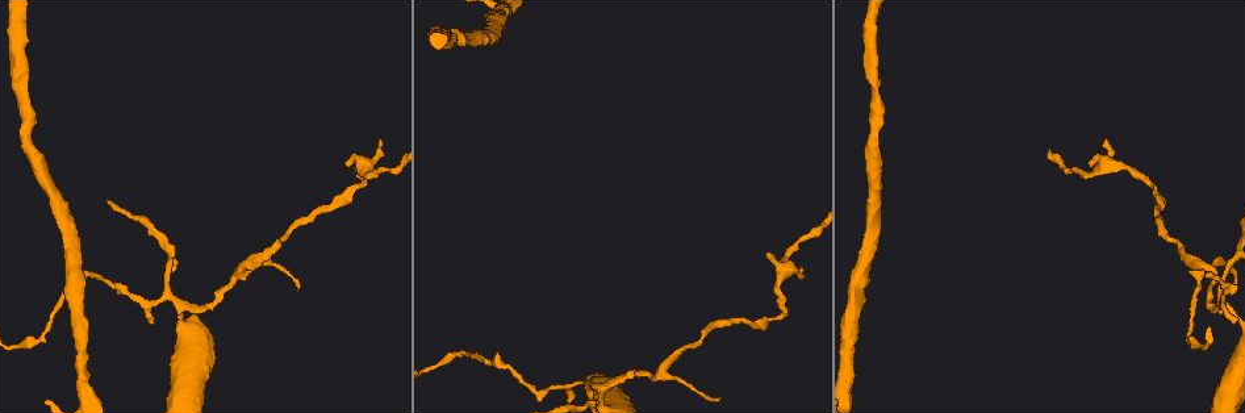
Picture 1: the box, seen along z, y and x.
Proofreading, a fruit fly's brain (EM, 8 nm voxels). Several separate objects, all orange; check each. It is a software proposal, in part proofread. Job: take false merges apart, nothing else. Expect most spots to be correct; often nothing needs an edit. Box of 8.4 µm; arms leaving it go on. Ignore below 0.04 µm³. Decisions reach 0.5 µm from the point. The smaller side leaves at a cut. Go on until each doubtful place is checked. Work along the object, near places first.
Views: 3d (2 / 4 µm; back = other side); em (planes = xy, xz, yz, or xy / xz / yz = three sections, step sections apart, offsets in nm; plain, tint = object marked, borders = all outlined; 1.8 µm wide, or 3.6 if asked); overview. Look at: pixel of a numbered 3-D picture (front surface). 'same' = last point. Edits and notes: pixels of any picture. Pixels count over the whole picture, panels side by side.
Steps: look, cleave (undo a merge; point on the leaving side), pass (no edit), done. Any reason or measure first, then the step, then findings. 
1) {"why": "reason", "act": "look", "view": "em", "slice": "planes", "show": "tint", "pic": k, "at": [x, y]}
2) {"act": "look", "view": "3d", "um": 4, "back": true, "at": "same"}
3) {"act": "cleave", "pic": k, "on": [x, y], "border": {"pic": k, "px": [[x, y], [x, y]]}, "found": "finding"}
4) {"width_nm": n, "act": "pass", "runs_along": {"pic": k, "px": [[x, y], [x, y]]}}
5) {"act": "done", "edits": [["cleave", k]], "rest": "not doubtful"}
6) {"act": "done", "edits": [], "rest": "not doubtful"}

{"why": "thin neck", "act": "look", "view": "3d", "um": 4, "pic": 1, "at": [182, 303]}

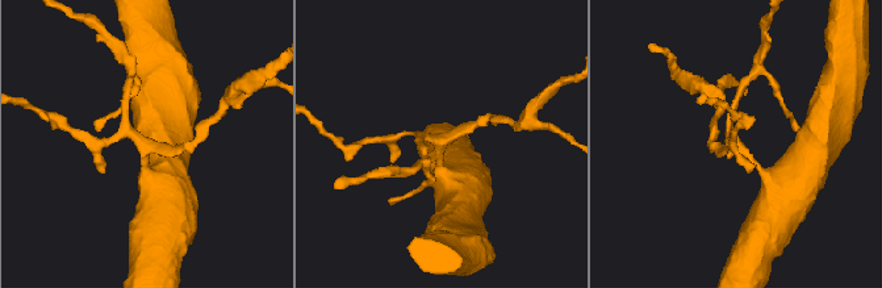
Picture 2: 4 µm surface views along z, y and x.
{"act": "look", "view": "em", "slice": "yz", "step": 4, "show": "tint", "pic": 2, "at": [146, 145]}

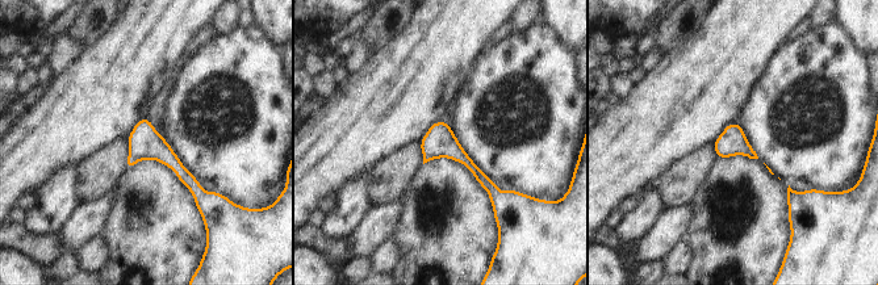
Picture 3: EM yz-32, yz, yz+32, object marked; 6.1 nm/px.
{"why": "cut it another way", "act": "look", "view": "em", "slice": "xy", "step": 16, "show": "tint", "at": "same"}

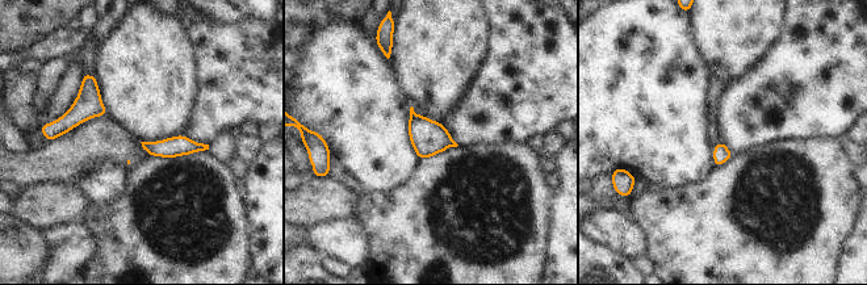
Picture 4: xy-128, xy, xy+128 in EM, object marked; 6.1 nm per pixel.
{"act": "pass", "runs_along": {"pic": 4, "px": [[146, 145], [150, 147], [201, 147]]}, "found": "one neuron here"}

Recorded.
{"why": "narrows sharply", "act": "look", "view": "3d", "um": 2, "pic": 1, "at": [1219, 302]}

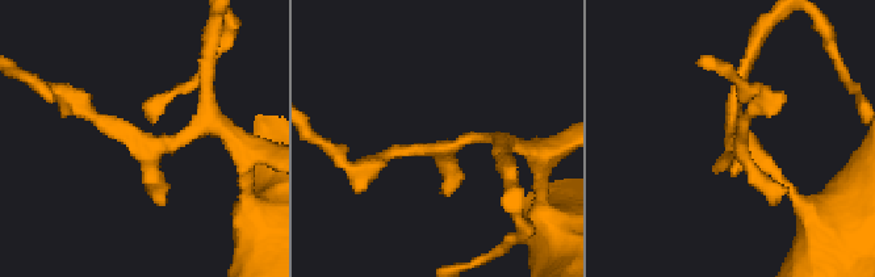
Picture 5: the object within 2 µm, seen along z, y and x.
{"act": "look", "view": "em", "slice": "planes", "show": "tint", "pic": 5, "at": [739, 143]}

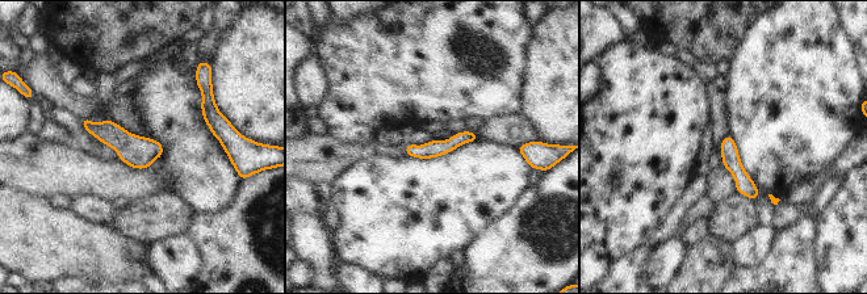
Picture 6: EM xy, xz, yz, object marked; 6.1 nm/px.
{"act": "pass", "runs_along": {"pic": 6, "px": [[474, 137], [409, 152]]}, "found": "continuous, no second neuron"}

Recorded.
{"act": "look", "view": "em", "slice": "xz", "step": 4, "show": "tint", "pic": 1, "at": [784, 298]}

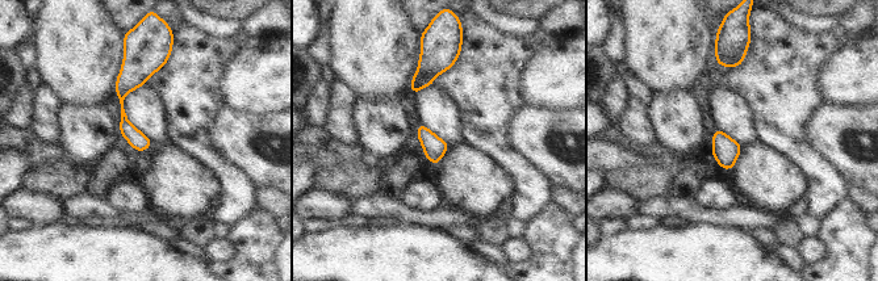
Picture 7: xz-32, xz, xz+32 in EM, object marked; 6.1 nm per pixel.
{"why": "another direction", "act": "look", "view": "em", "slice": "xy", "step": 8, "show": "borders", "at": "same"}

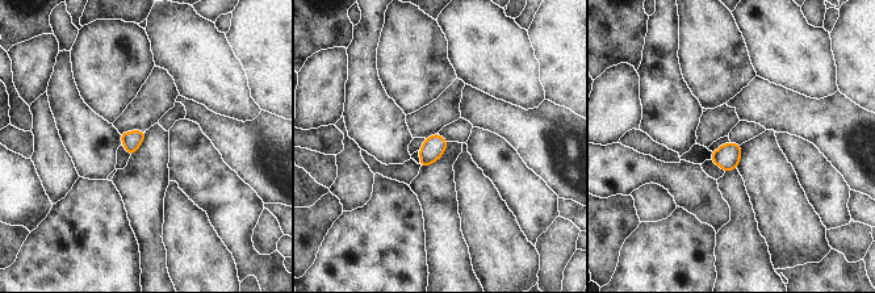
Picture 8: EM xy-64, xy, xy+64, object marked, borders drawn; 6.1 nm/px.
{"act": "pass", "found": "continuous, no second neuron"}

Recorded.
{"act": "done", "edits": [], "rest": "not doubtful"}

